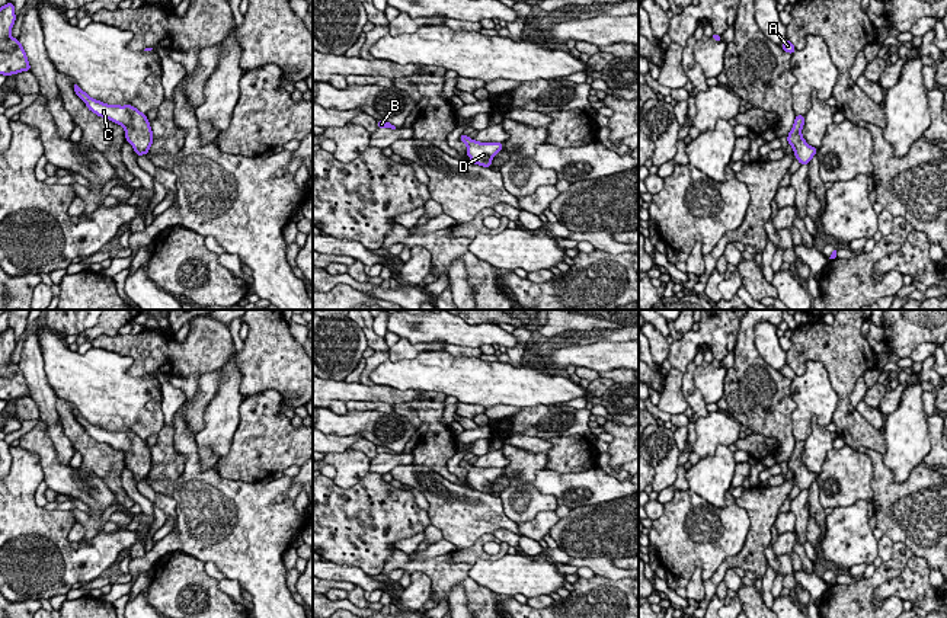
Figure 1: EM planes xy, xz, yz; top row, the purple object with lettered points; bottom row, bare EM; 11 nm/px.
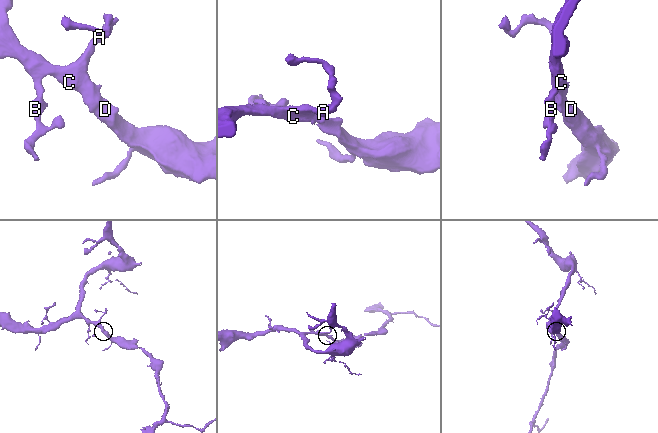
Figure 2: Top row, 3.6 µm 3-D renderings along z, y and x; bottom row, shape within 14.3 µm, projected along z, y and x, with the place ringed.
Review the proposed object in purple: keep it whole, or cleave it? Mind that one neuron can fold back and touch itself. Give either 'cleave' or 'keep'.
keep

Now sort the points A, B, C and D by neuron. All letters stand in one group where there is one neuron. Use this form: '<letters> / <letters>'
A B C D

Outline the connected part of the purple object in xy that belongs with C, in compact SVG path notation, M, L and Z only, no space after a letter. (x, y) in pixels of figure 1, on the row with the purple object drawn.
M76 81L73 83L73 89L76 90L76 95L87 105L89 111L124 127L125 140L134 147L137 156L148 156L148 148L153 144L153 132L144 113L141 113L132 105L106 105L100 100L92 99L79 87Z

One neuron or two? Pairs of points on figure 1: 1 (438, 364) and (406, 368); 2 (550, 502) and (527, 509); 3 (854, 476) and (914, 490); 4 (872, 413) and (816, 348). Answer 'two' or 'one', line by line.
1: one
2: one
3: two
4: two

